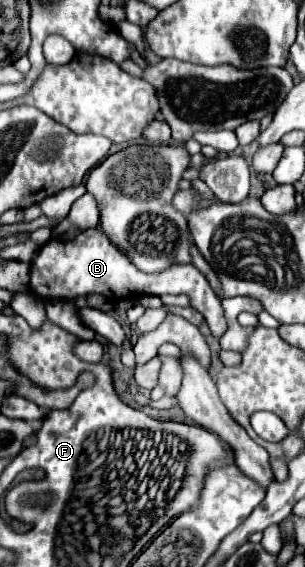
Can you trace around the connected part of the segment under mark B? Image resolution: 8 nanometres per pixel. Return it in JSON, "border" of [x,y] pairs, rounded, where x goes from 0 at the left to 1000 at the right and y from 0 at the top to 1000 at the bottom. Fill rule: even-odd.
{"border":[[[328,402],[282,406],[223,427],[203,427],[203,423],[151,427],[125,441],[98,469],[98,508],[138,526],[256,526],[256,522],[289,522],[289,519],[334,519],[361,526],[367,533],[426,529],[459,519],[505,519],[505,522],[610,519],[623,522],[623,540],[675,561],[689,586],[708,600],[721,600],[728,586],[741,586],[748,578],[721,526],[702,519],[682,494],[643,469],[570,466],[518,483],[472,483],[420,459],[420,451],[407,451],[354,423],[354,416]]]}

